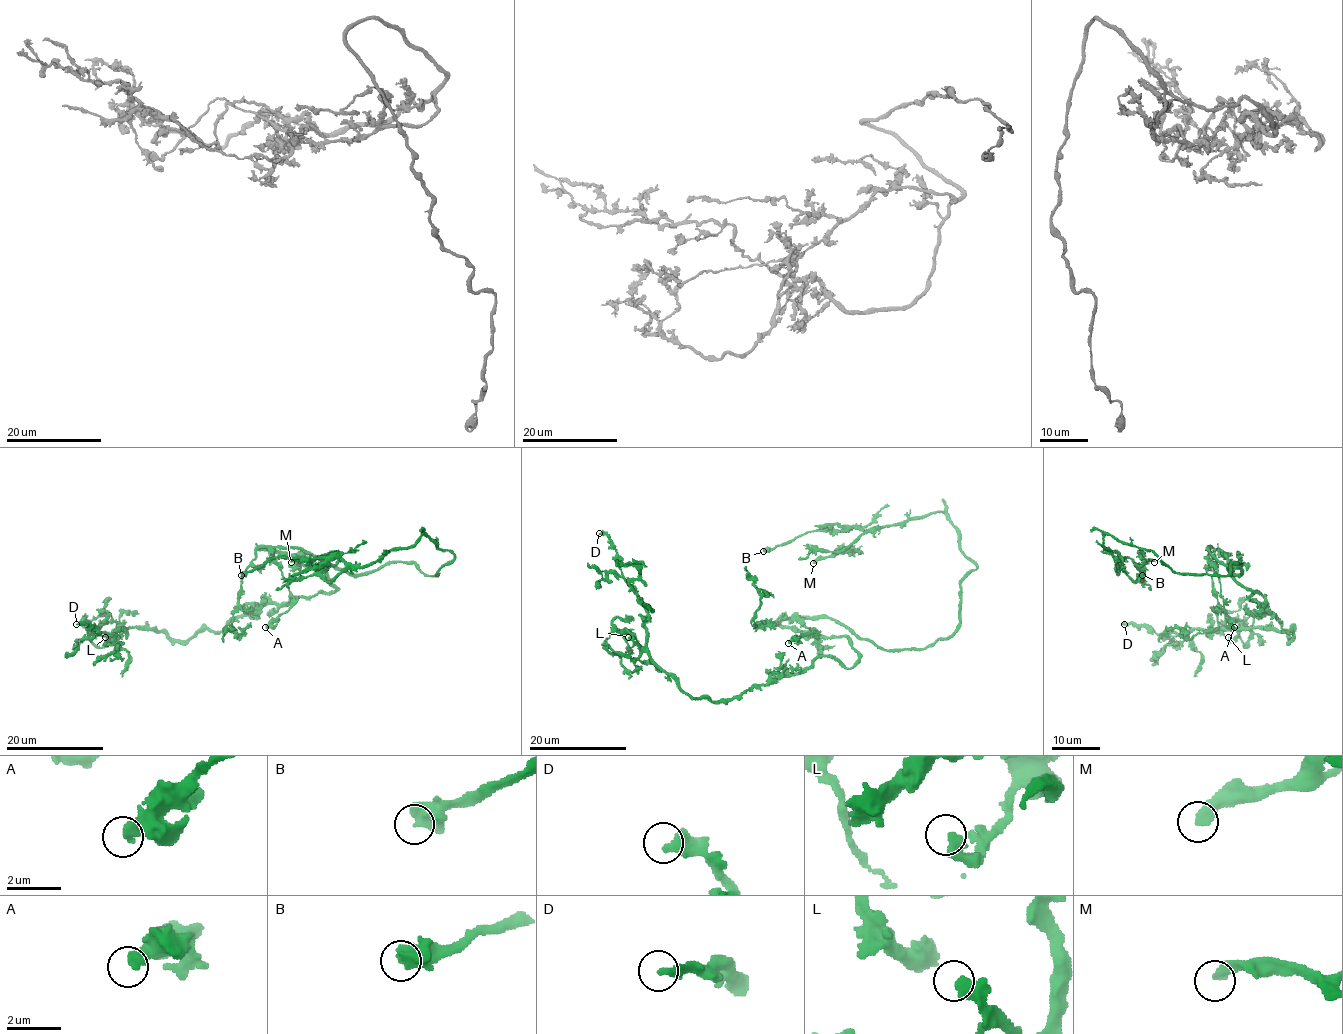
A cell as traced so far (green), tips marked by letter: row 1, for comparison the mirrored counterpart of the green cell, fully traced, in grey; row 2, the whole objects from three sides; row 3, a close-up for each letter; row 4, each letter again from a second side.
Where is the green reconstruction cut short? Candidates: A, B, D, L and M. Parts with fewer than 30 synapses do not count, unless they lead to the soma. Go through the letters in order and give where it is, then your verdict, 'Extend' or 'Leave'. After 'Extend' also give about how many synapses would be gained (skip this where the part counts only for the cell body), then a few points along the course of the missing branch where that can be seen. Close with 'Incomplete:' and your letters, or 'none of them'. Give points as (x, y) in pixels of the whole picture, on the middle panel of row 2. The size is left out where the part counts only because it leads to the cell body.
A: Place: (788, 643). Leave
B: Place: (763, 551). Extend. Roughly 130 synapses. Course of what is missing: (763, 551), (754, 551), (760, 556), (751, 560), (715, 557), (705, 547), (661, 541), (656, 537)
D: Place: (599, 533). Leave
L: Place: (628, 637). Leave
M: Place: (813, 563). Extend. Roughly 300 synapses. Course of what is missing: (813, 563), (799, 594), (771, 600), (722, 581), (644, 525), (582, 500), (543, 513)
Incomplete: B, M

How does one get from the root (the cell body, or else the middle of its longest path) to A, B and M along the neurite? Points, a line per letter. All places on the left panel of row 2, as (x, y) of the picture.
A: (277, 547), (270, 558), (297, 601), (265, 627)
B: (277, 547), (354, 574), (412, 562), (436, 575), (454, 557), (424, 534), (363, 565), (272, 557), (241, 575)
M: (277, 547), (354, 574), (412, 562), (436, 575), (454, 556), (424, 534), (331, 581), (291, 562)

